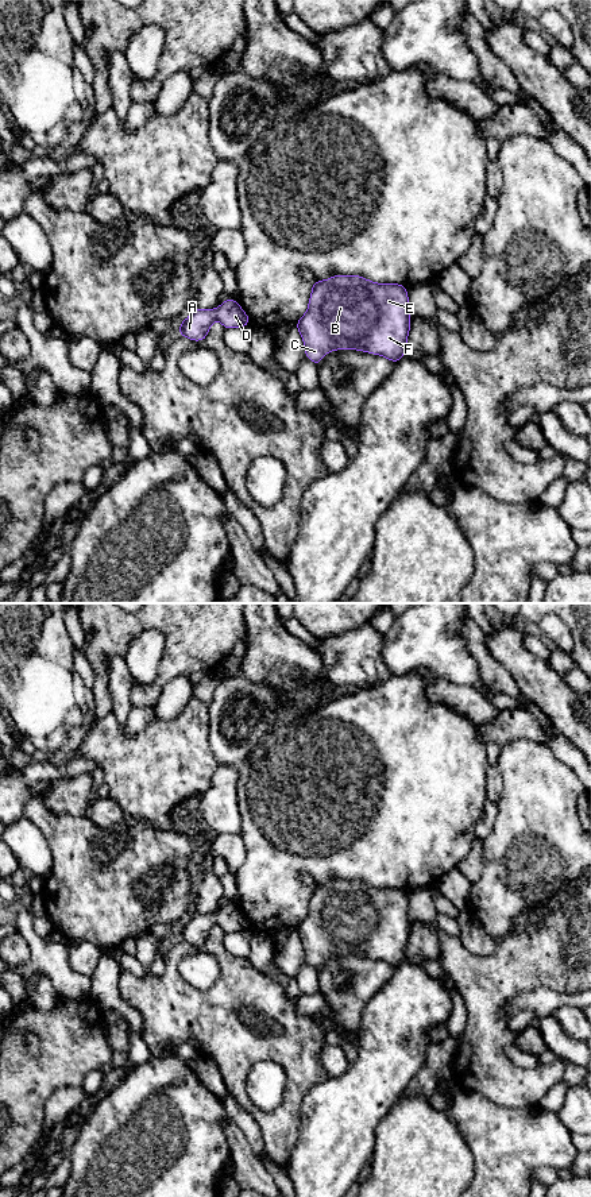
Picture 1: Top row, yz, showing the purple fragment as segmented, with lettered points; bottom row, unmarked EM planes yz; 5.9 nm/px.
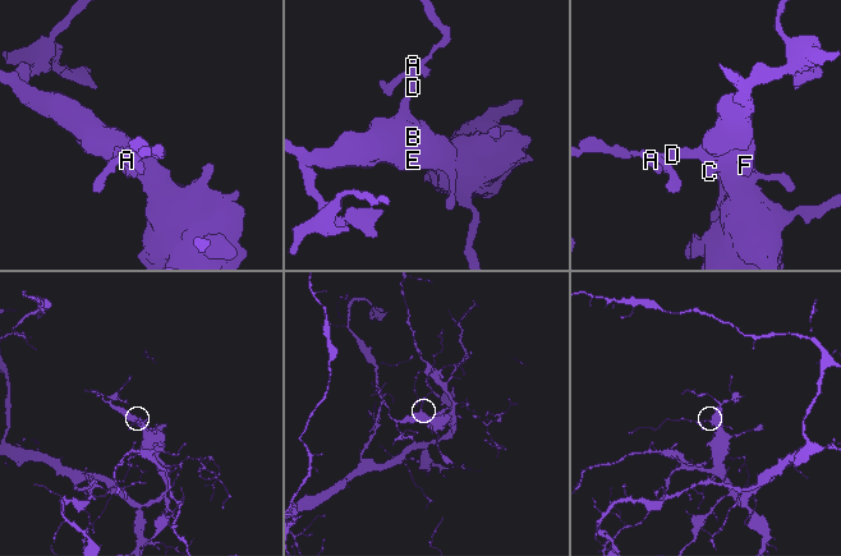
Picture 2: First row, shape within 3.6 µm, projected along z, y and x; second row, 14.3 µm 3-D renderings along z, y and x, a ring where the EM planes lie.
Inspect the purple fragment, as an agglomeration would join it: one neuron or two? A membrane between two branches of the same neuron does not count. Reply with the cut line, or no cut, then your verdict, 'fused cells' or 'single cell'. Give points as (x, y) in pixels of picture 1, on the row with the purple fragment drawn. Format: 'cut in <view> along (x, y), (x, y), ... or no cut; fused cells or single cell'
no cut; single cell

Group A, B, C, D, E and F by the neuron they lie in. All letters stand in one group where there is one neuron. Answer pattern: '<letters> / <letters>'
A B C D E F

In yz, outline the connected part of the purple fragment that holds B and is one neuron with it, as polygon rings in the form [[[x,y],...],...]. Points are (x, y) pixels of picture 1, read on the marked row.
[[[335,275],[313,283],[308,310],[296,327],[305,344],[305,356],[318,366],[321,358],[335,350],[359,350],[395,363],[405,355],[410,324],[406,286]]]

